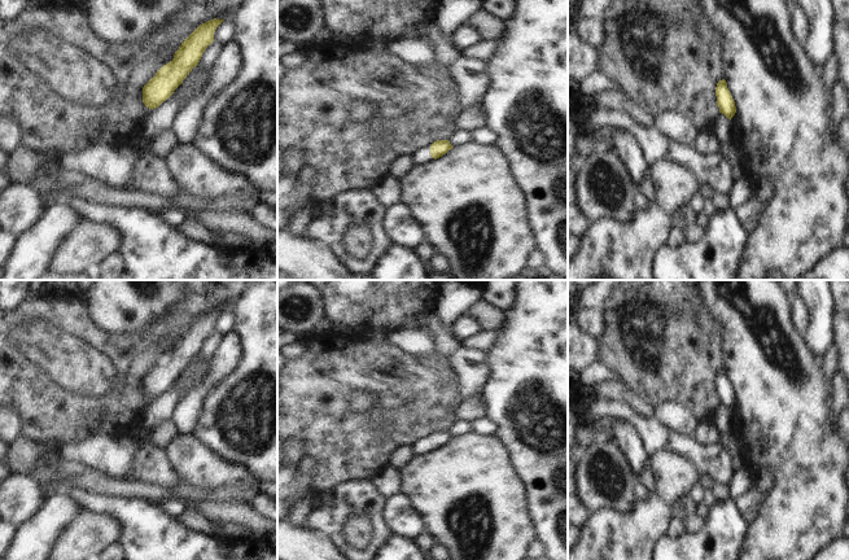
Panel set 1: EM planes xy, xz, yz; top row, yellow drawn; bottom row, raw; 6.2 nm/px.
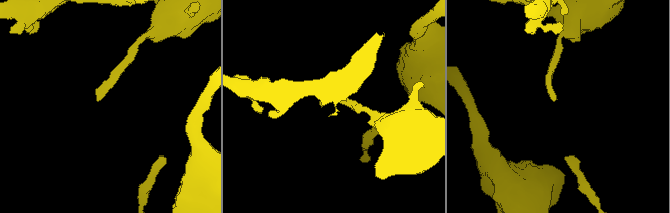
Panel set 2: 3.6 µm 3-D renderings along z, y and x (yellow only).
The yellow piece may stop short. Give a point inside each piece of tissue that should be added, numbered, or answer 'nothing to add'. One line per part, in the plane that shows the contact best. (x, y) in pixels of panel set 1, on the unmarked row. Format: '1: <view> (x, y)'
1: xz (421, 446)

